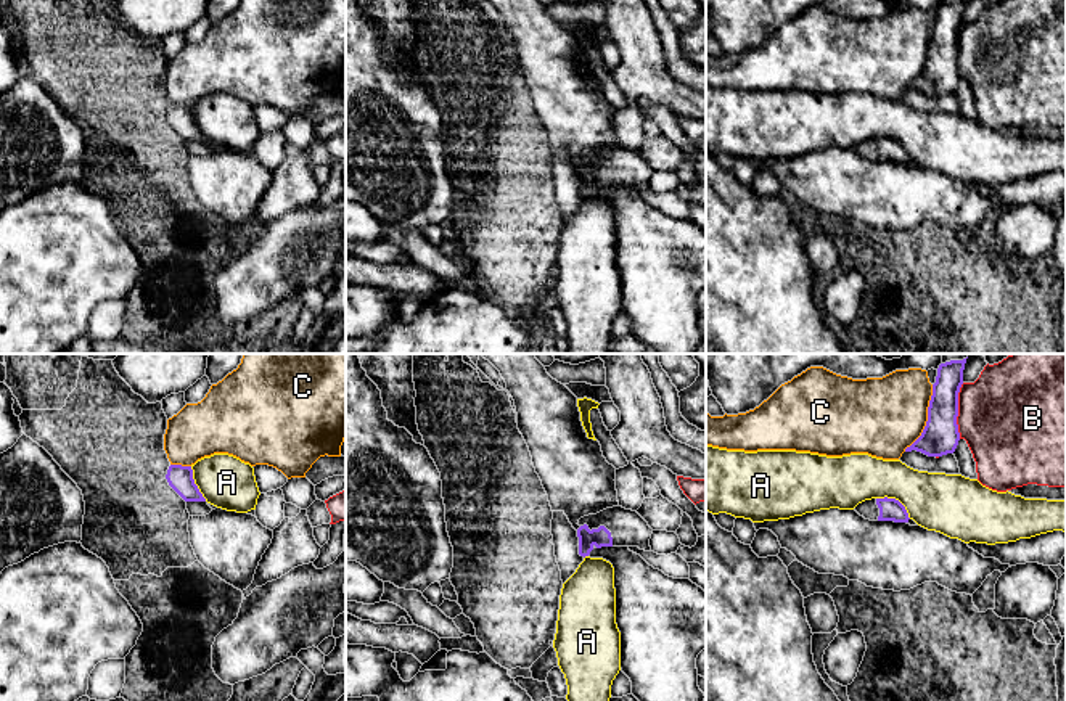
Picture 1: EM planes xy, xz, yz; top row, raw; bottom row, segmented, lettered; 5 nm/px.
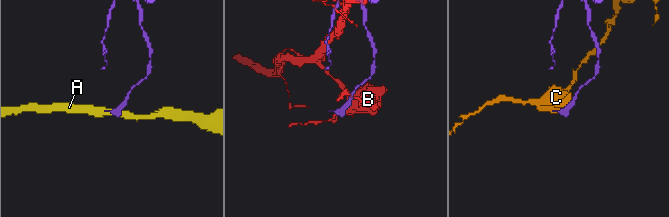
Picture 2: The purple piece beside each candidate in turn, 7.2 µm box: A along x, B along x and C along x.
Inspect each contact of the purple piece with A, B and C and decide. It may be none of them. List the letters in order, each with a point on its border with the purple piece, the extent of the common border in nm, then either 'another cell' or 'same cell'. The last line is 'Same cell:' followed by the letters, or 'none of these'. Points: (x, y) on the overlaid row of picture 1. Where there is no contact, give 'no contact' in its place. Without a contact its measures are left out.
A: yz (894, 499) | 200 nm | another cell
B: yz (957, 410) | 280 nm | another cell
C: yz (928, 418) | 360 nm | another cell
Same cell: none of these

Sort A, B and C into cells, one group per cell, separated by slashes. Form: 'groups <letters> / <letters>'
groups A / B / C

